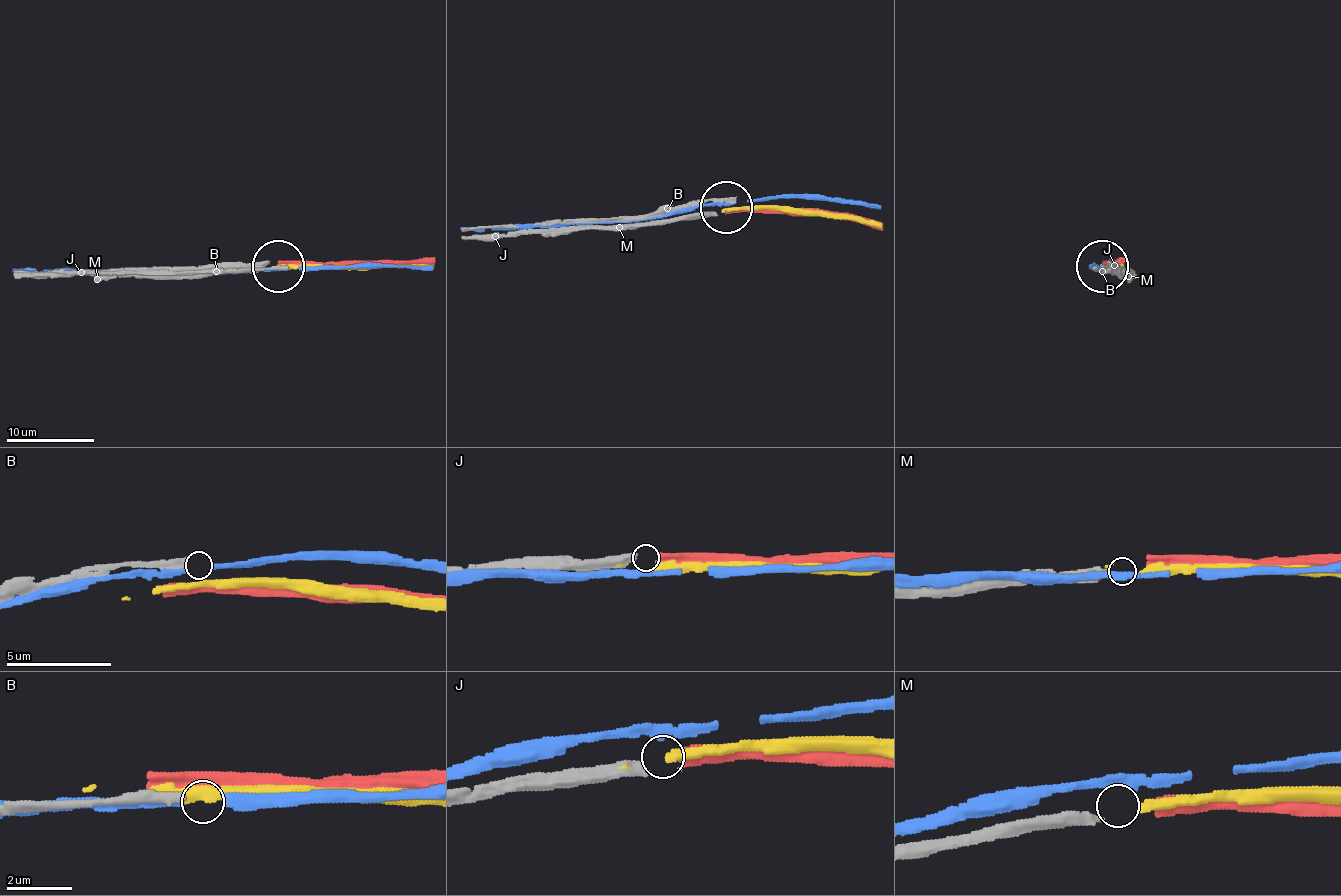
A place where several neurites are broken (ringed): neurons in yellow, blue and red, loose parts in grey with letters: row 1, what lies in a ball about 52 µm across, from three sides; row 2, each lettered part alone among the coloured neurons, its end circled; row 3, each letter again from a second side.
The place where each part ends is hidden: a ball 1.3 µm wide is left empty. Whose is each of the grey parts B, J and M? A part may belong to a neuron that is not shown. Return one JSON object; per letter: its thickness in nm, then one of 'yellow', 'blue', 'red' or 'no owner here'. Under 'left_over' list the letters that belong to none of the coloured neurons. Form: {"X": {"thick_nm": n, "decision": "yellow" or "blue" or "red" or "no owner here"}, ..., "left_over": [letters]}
{"B": {"thick_nm": 380, "decision": "no owner here"}, "J": {"thick_nm": 400, "decision": "red"}, "M": {"thick_nm": 380, "decision": "yellow"}, "left_over": ["B"]}

